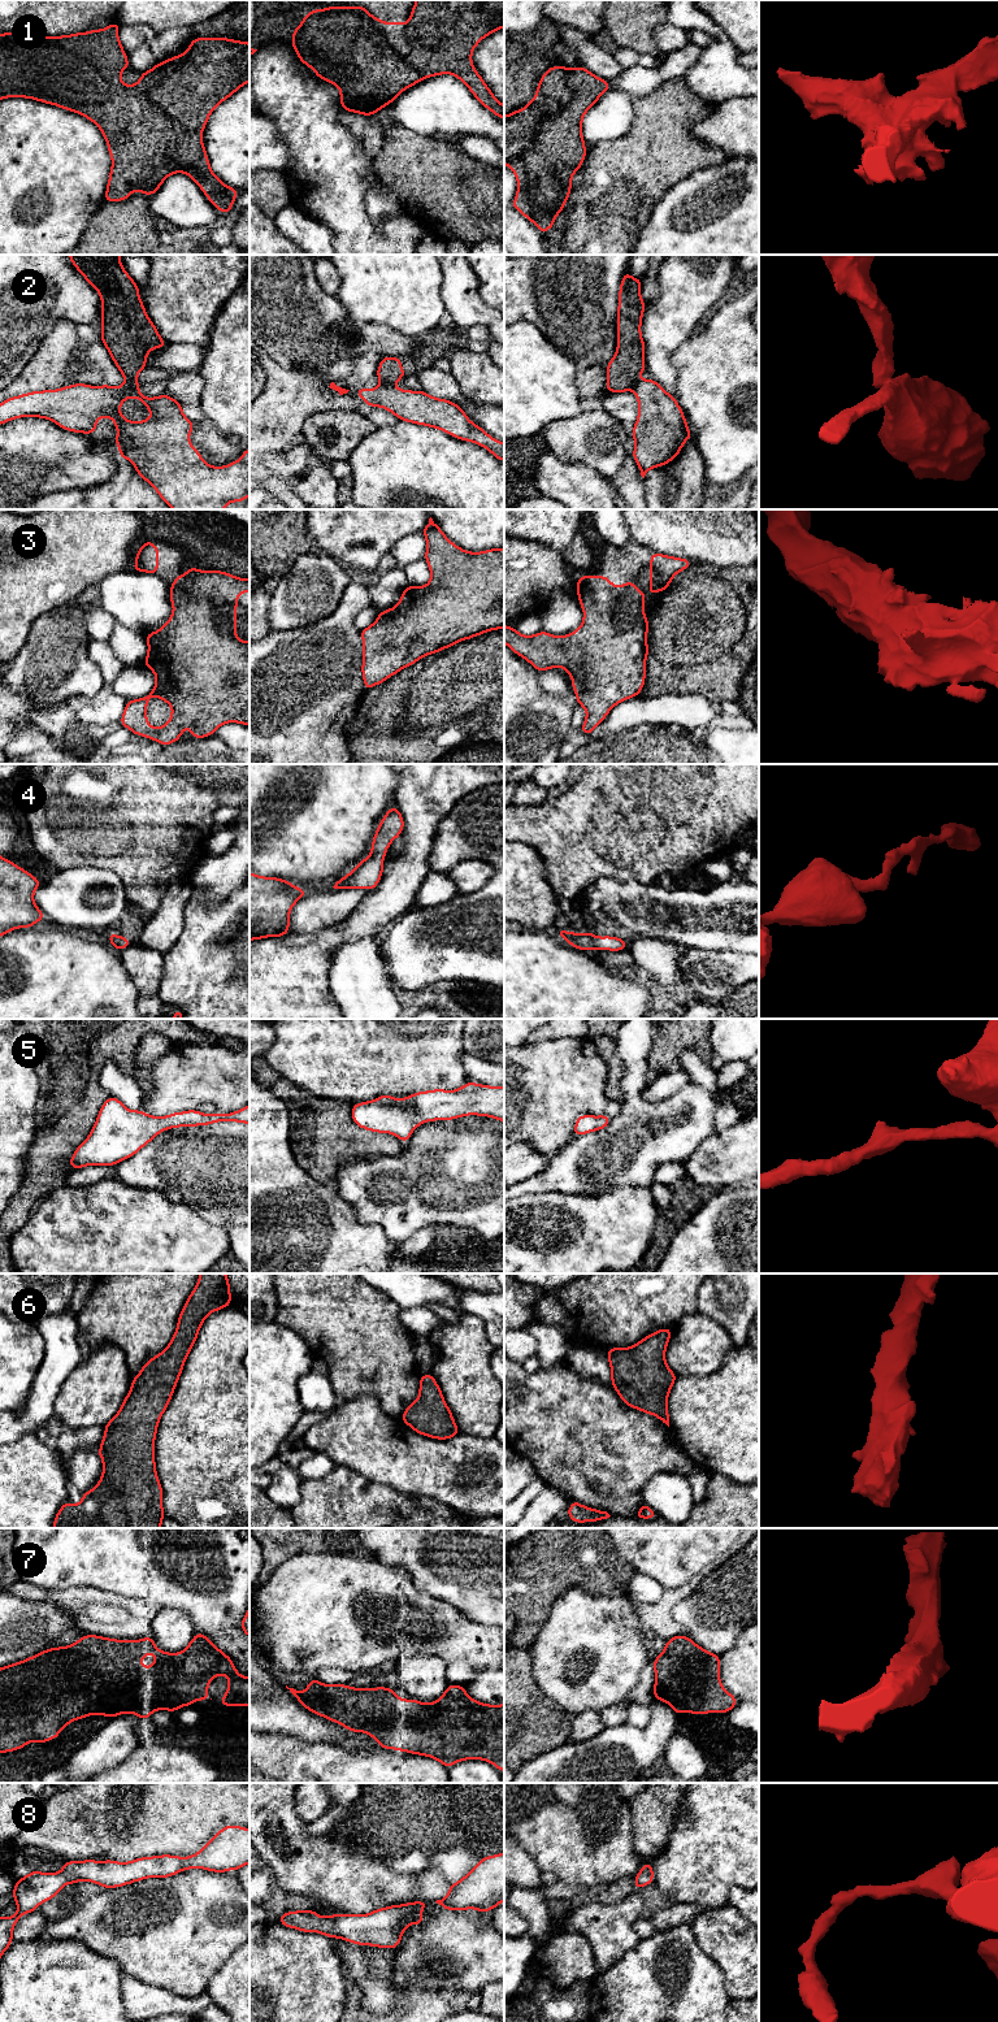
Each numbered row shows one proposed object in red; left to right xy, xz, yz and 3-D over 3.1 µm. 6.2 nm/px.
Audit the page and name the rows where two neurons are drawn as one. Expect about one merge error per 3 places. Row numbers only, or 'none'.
2

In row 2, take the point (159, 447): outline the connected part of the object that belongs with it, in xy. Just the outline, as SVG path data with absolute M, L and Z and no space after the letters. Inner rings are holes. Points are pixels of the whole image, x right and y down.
M125 381L120 387L74 383L57 390L26 392L0 403L0 425L19 417L39 417L74 433L94 434L101 417L110 417L117 428L121 459L133 463L136 473L152 485L159 496L173 509L224 509L229 503L242 503L250 496L250 447L234 463L212 467L191 446L190 433L195 422L183 415L178 400L169 395L147 398L139 391L139 382ZM127 399L140 400L151 412L144 421L126 420L120 407Z

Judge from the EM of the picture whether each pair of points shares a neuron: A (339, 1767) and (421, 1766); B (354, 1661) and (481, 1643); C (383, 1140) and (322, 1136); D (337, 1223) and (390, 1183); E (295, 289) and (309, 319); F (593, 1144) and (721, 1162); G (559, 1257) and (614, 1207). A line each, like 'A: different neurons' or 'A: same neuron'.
A: same neuron
B: same neuron
C: same neuron
D: different neurons
E: same neuron
F: different neurons
G: same neuron

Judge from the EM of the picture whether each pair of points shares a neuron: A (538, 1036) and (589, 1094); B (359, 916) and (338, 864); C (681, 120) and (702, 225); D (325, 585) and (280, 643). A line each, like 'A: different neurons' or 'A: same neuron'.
A: different neurons
B: different neurons
C: different neurons
D: different neurons

